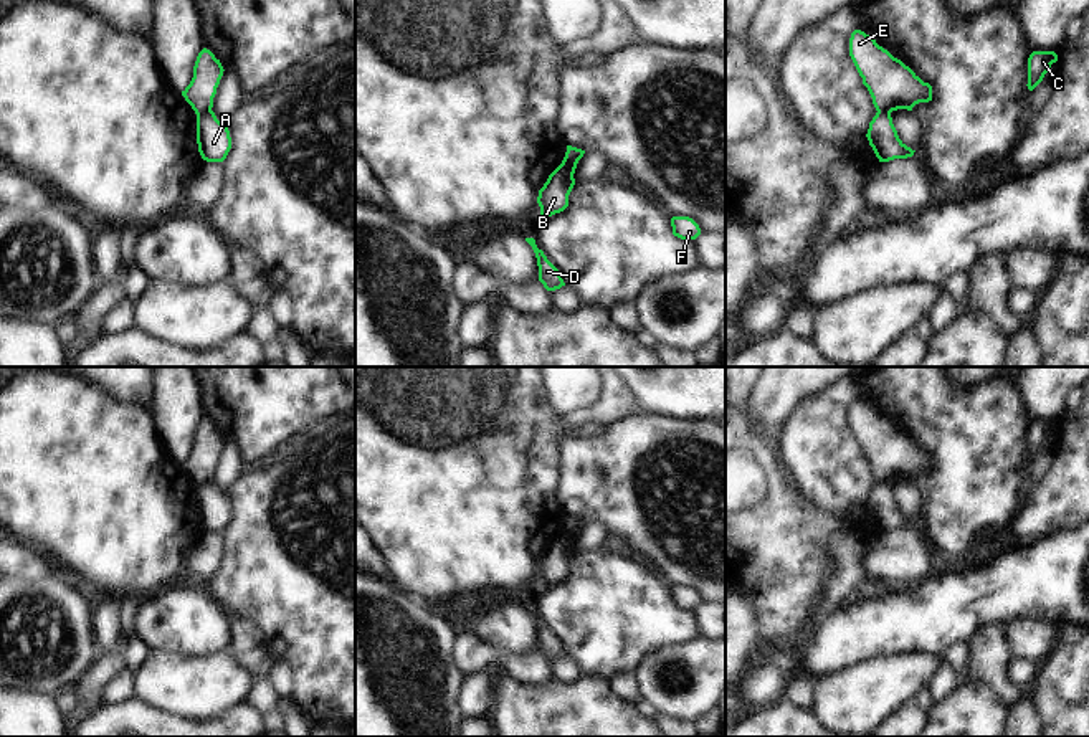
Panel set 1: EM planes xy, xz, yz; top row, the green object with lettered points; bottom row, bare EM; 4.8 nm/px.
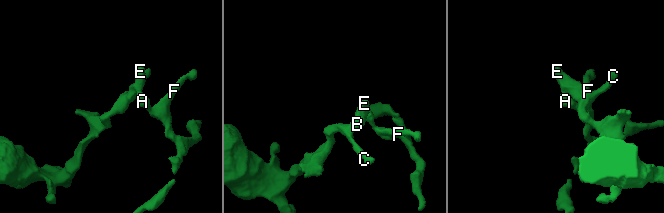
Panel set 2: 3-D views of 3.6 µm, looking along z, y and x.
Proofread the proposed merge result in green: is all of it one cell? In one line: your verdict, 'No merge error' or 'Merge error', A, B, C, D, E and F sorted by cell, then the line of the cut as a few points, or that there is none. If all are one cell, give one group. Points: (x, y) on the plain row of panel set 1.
Merge error. Groups: A F / B C D E. Split along xy (210, 480), (197, 486)

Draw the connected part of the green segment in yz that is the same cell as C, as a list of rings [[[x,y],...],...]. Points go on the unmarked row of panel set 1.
[[[1033,421],[1028,428],[1028,459],[1033,461],[1049,441],[1051,435],[1058,431],[1054,421]]]

